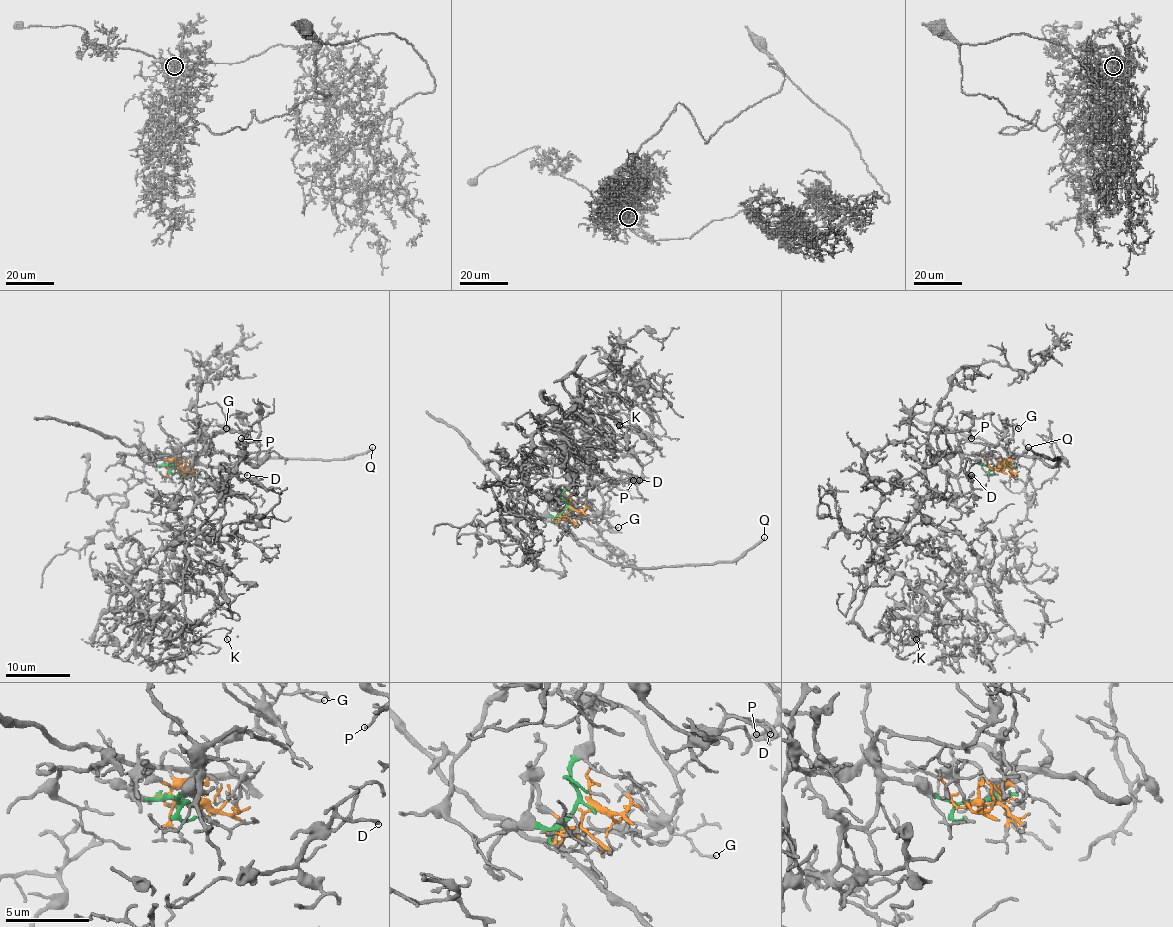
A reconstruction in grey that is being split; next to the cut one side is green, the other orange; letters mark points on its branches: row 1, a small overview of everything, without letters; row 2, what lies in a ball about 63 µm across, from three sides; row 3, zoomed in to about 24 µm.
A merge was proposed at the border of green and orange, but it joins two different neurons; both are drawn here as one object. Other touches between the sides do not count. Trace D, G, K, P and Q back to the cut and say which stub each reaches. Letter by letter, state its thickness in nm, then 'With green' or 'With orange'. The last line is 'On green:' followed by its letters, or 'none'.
D: Thickness 160 nm. With green
G: Thickness 120 nm. With orange
K: Thickness 150 nm. With green
P: Thickness 130 nm. With green
Q: Thickness 240 nm. With orange
On green: D, K, P

